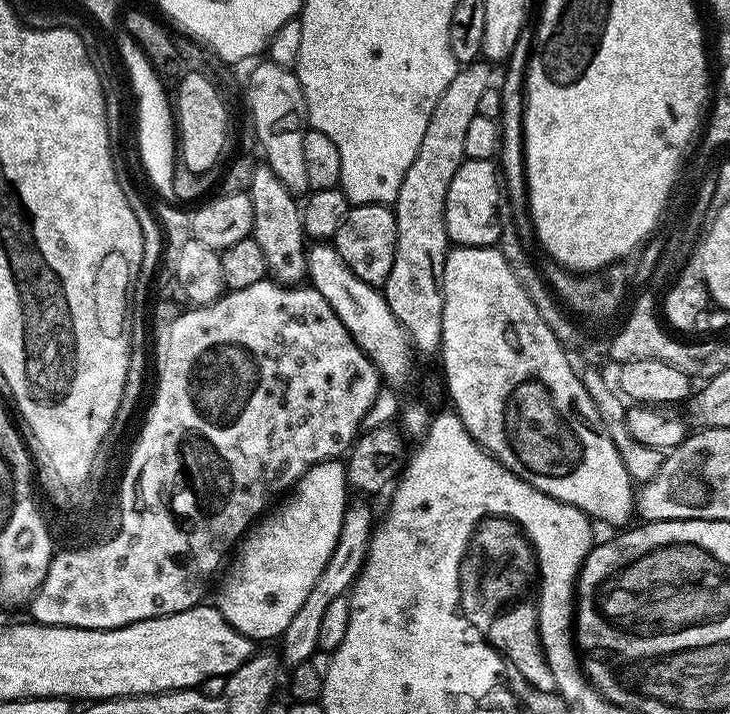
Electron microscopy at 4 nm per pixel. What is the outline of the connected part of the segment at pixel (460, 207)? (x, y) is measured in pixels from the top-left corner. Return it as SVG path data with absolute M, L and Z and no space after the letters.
M465 159L454 174L450 190L446 190L446 230L453 245L465 248L486 248L495 245L500 238L502 207L502 180L498 168L490 160Z

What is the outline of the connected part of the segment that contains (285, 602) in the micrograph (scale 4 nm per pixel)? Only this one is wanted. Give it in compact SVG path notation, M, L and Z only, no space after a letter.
M324 460L315 464L271 511L245 532L231 557L228 577L214 599L222 618L226 618L234 630L253 642L275 641L284 635L286 626L290 626L294 614L301 609L302 602L306 602L310 590L314 590L322 570L326 570L334 546L338 546L344 508L349 499L345 461Z

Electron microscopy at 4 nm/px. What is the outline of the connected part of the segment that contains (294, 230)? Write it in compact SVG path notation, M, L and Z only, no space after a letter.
M263 162L253 167L247 194L254 206L251 237L258 242L258 246L262 246L262 254L266 254L268 276L278 284L299 285L308 274L309 245L306 243L297 197L282 186L278 174L274 174L274 170Z

